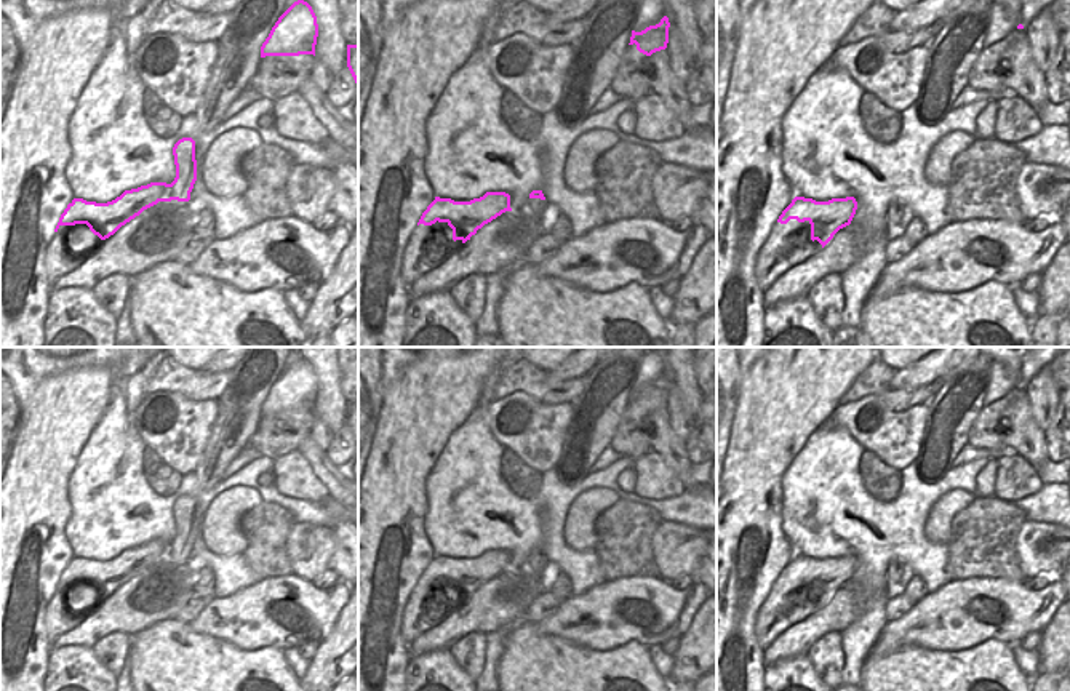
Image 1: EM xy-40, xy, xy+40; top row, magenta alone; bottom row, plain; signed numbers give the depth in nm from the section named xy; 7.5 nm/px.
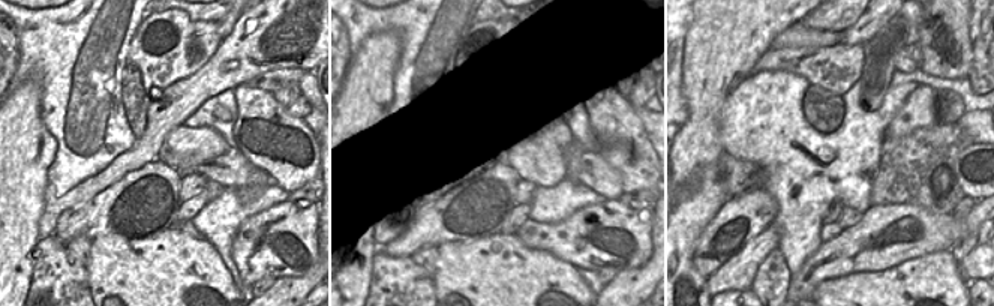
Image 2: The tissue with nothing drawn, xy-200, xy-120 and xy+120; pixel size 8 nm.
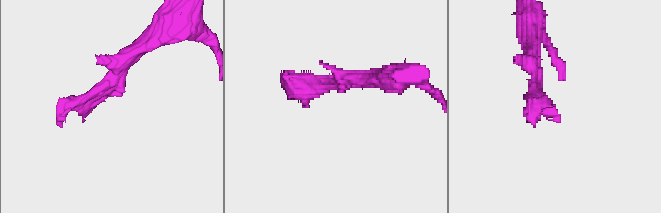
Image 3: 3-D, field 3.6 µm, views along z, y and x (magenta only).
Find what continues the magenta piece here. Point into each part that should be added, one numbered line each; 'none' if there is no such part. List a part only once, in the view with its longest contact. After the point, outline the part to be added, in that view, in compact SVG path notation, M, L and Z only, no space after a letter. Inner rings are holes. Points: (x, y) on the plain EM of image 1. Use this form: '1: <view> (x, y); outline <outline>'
1: xy+40 (782, 608); outline M790 577L787 582L776 581L758 609L753 635L761 649L766 649L790 625L822 608L819 600L811 598L809 579Z

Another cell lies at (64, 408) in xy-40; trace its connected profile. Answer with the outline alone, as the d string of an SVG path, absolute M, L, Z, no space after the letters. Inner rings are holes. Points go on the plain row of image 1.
M75 368L48 376L18 422L0 480L0 691L43 691L51 649L43 616L61 573L74 558L66 539L72 513L67 481L110 401L110 389L107 368Z

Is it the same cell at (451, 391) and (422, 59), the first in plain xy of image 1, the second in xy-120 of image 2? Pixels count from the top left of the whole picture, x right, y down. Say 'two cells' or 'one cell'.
two cells

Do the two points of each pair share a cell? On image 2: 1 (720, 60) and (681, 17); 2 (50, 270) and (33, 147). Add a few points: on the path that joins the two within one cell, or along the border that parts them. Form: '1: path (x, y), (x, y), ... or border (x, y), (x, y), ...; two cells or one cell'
1: border (693, 15), (681, 59); two cells
2: border (39, 239), (33, 249), (32, 273); two cells

